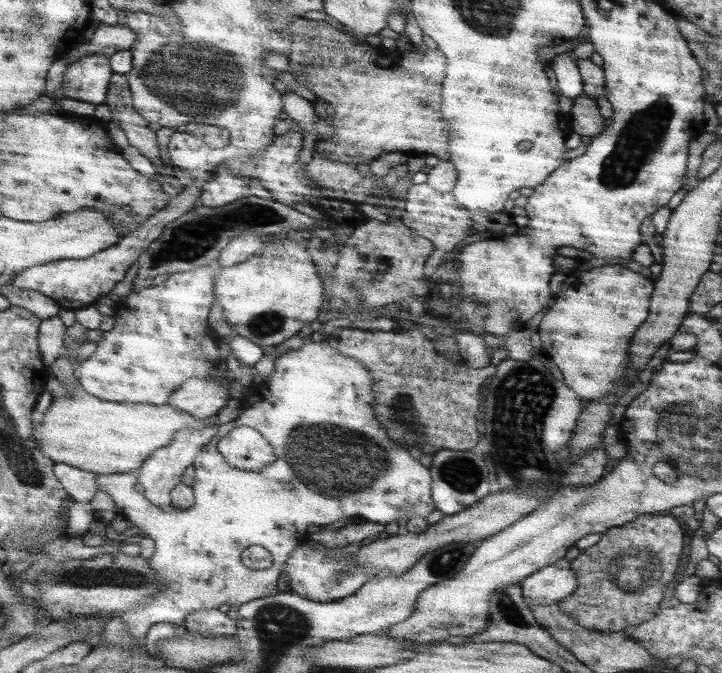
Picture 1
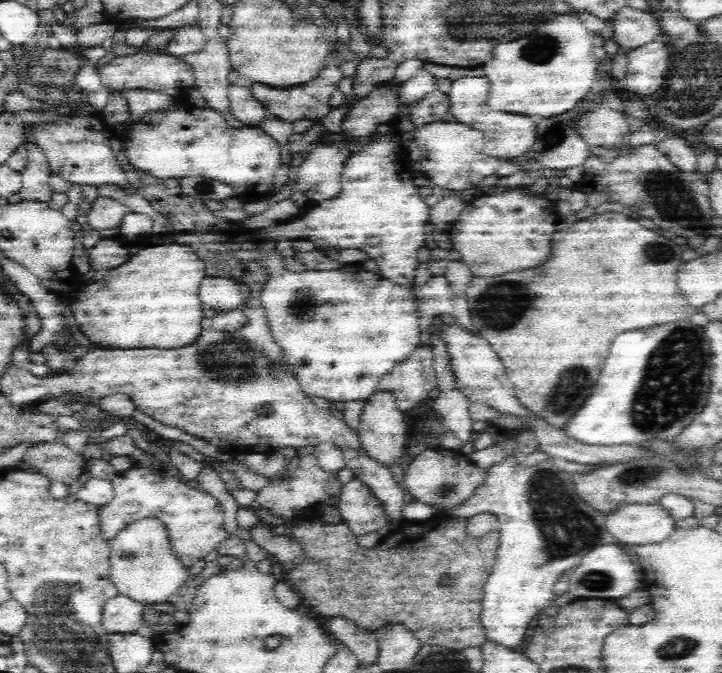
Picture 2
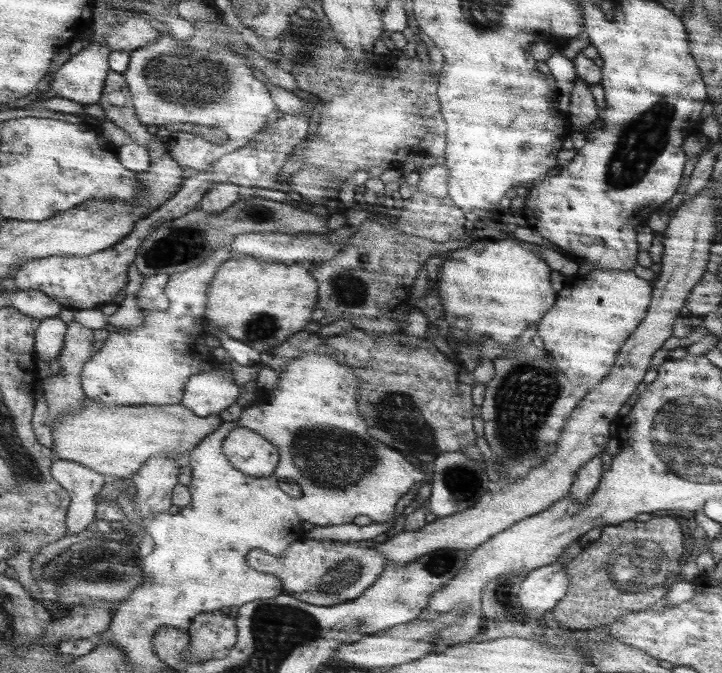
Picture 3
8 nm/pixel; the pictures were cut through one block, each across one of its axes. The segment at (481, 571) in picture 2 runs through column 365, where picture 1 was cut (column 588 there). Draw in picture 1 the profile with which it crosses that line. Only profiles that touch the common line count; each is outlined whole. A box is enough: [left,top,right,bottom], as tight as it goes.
[557,513,685,632]

